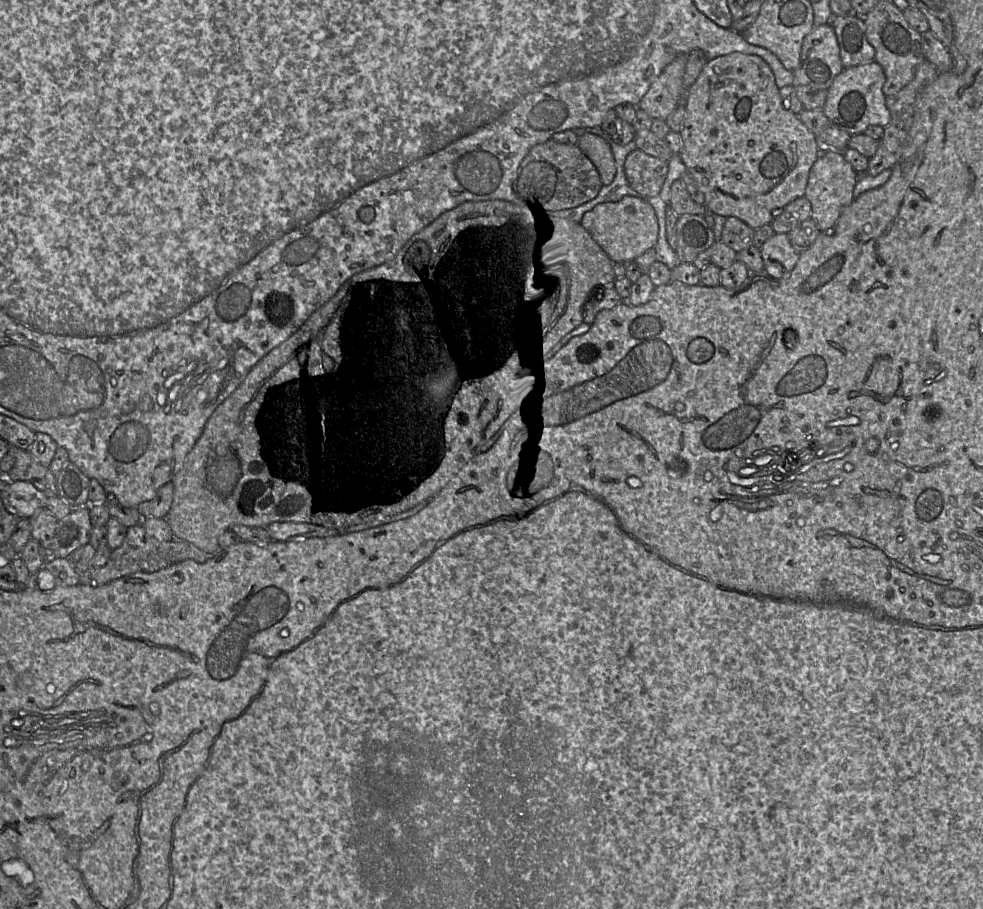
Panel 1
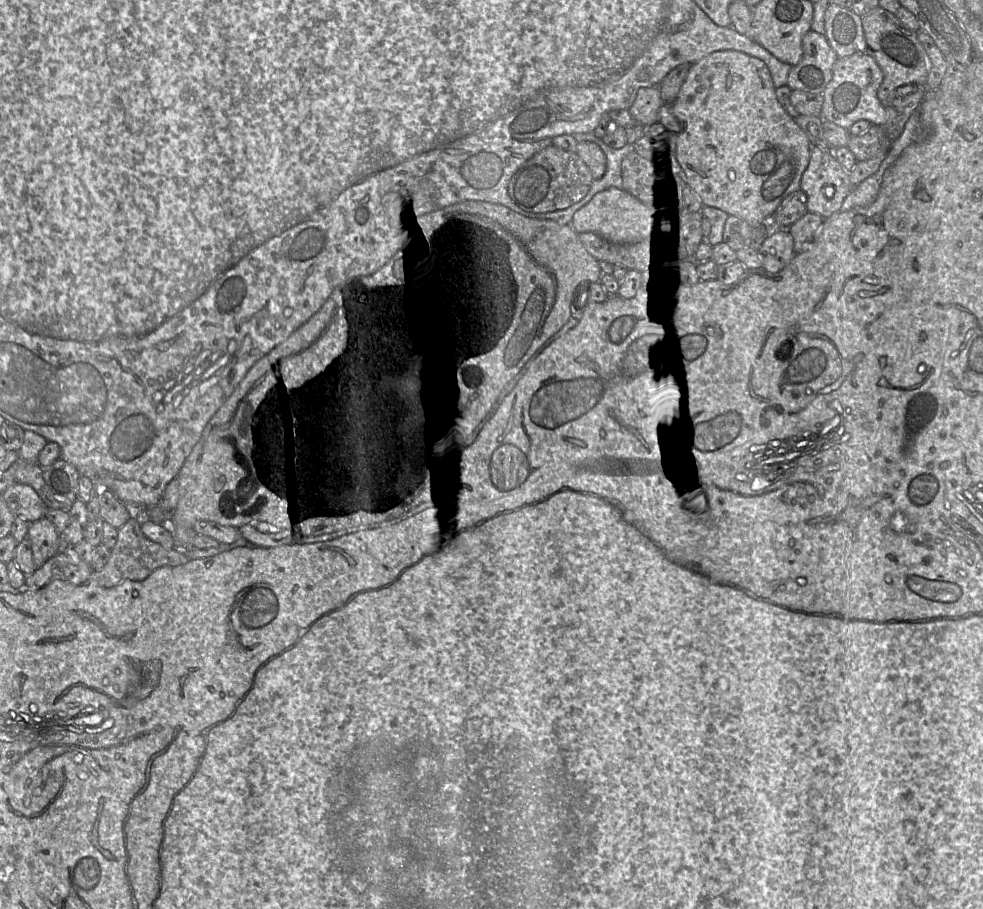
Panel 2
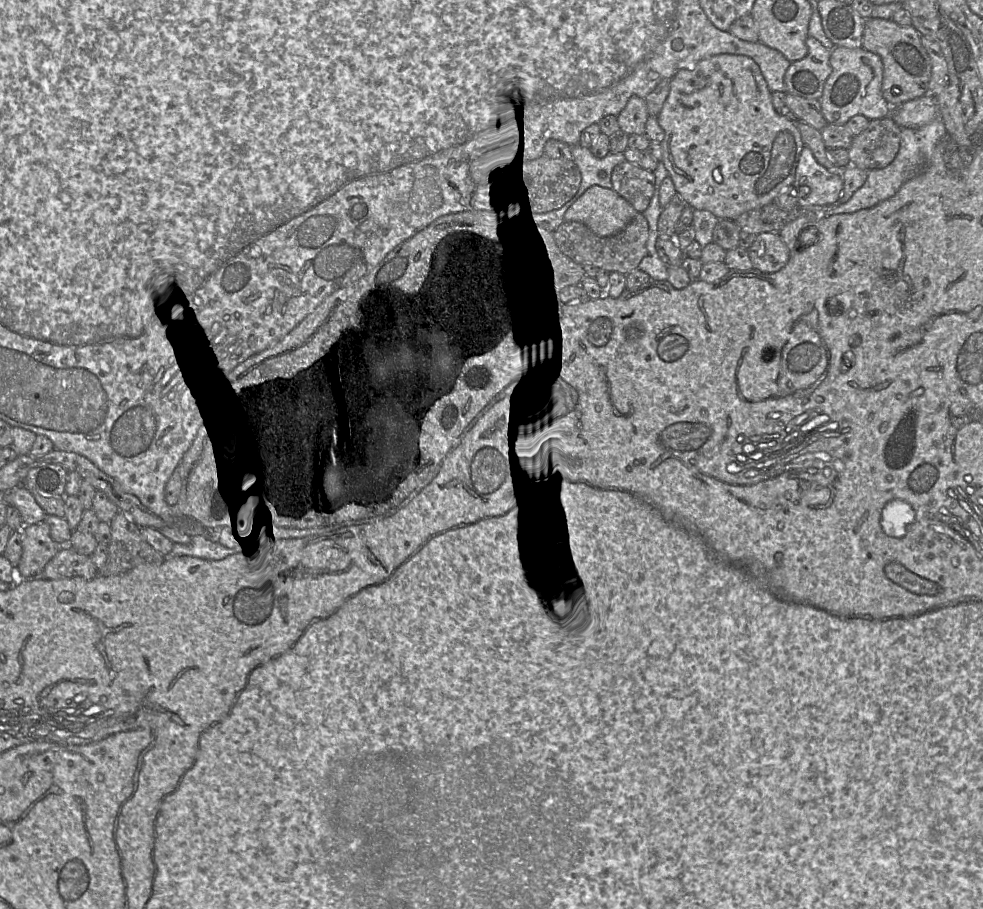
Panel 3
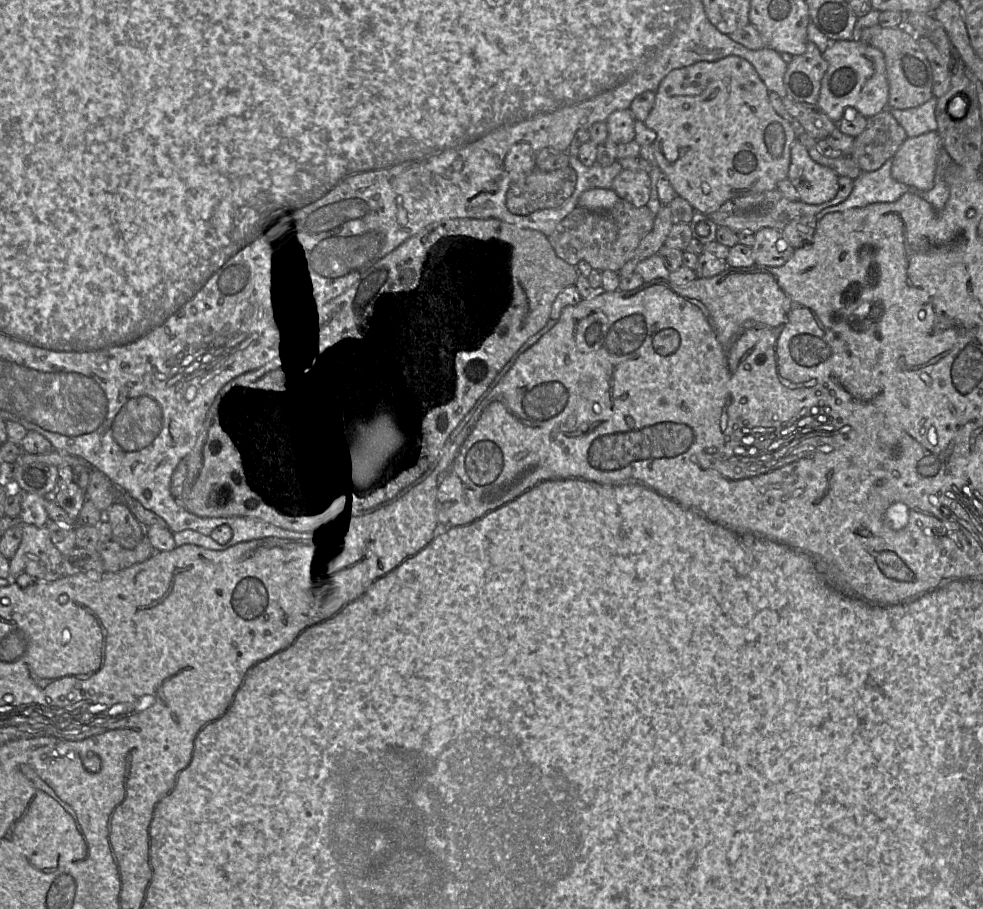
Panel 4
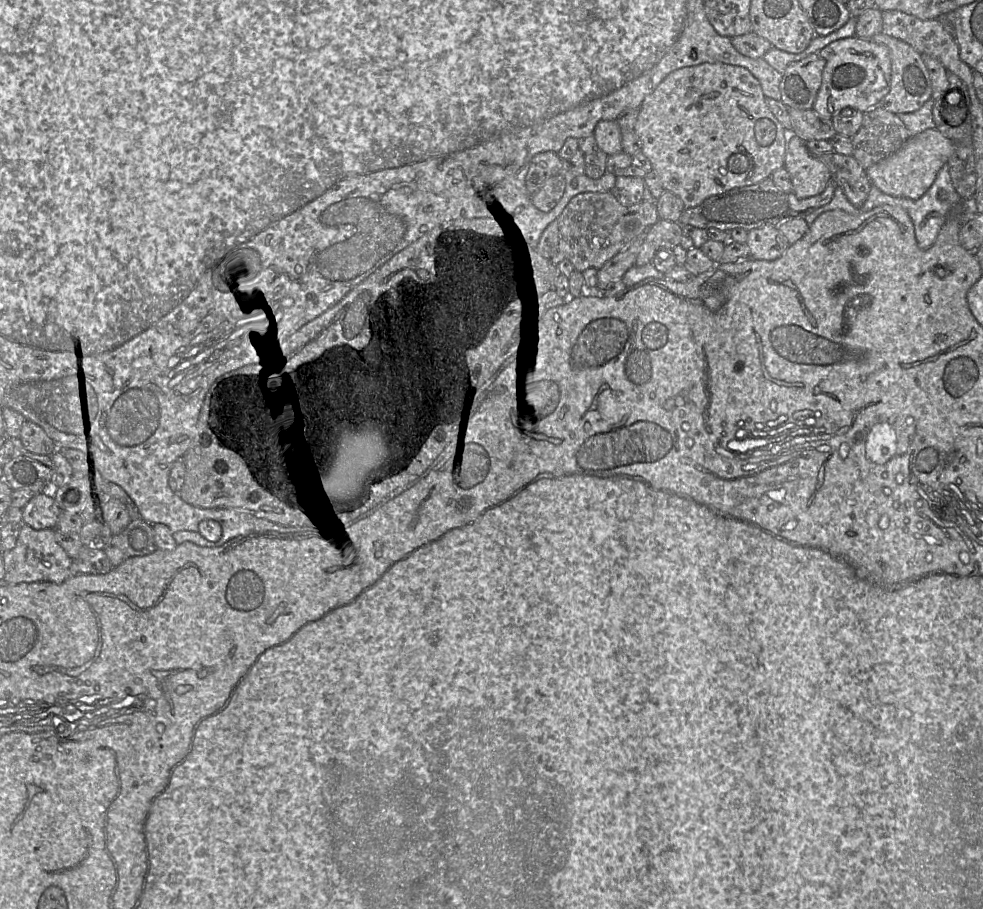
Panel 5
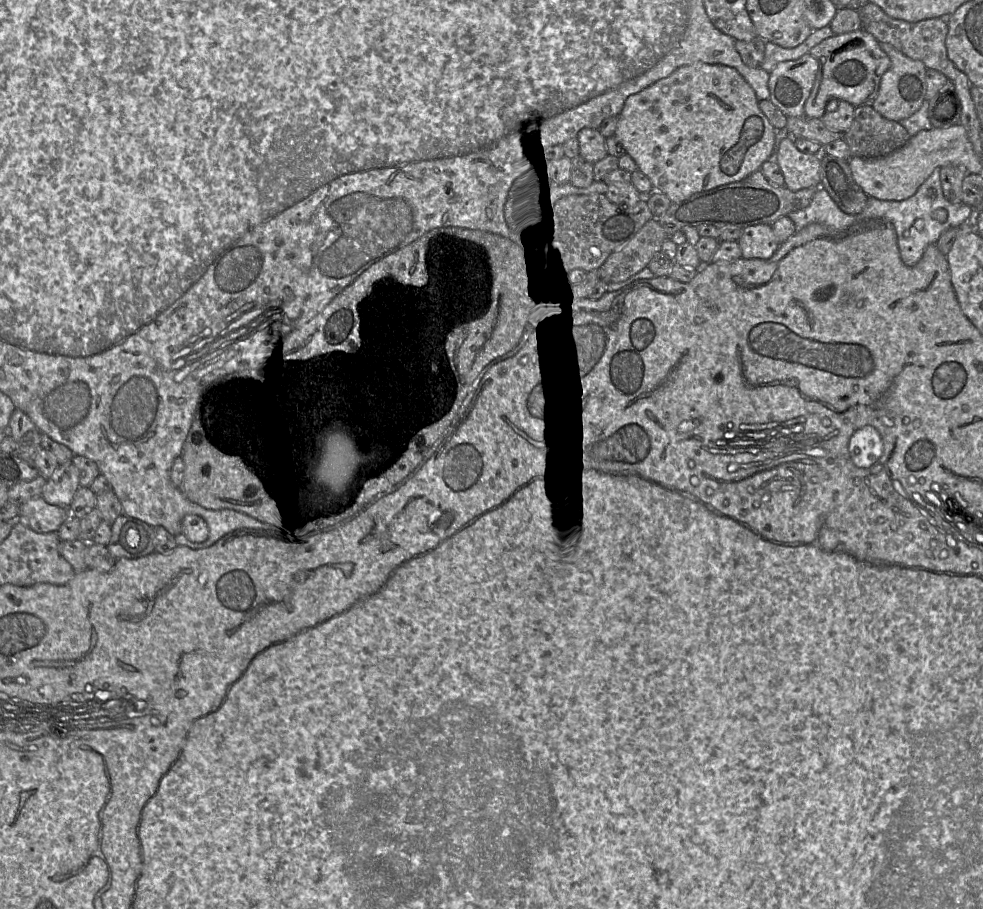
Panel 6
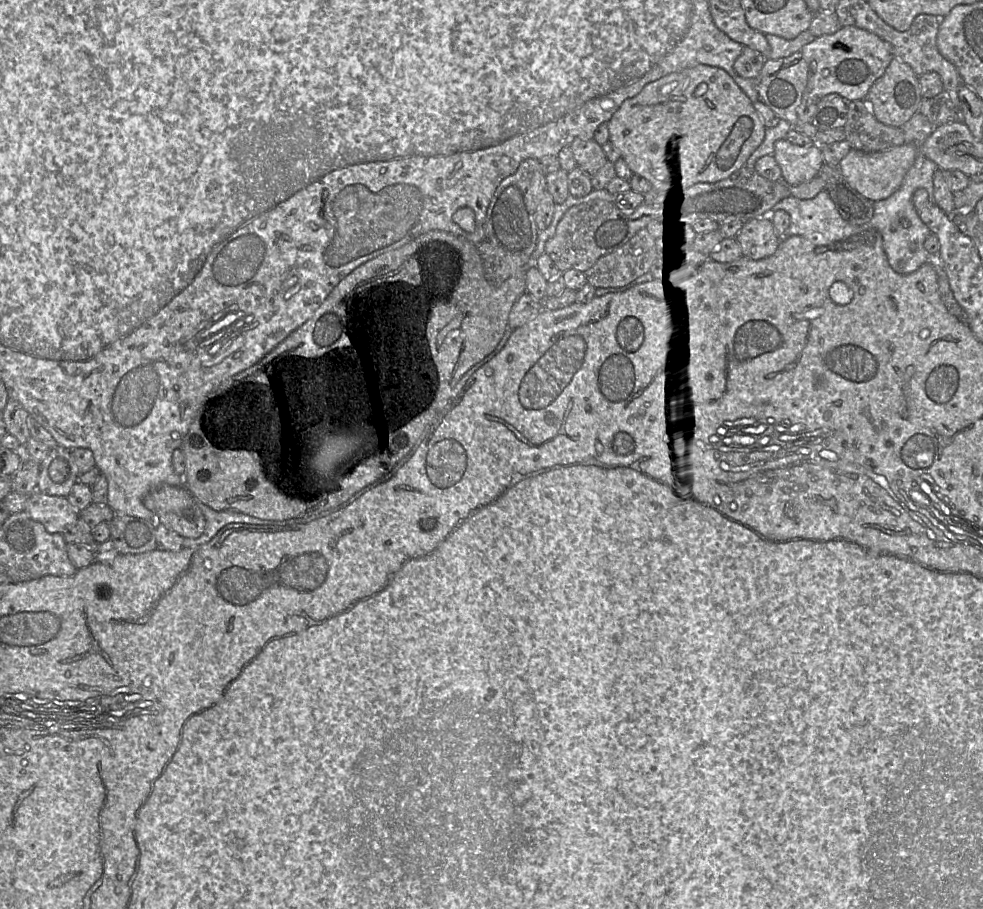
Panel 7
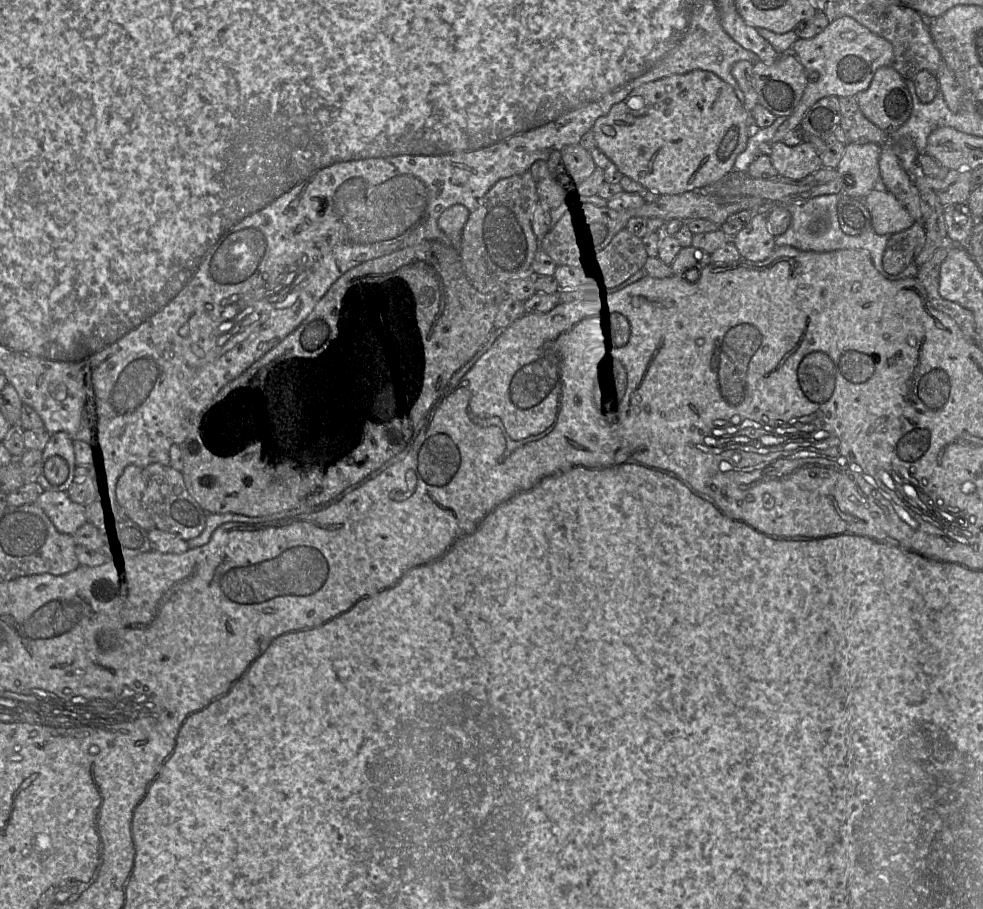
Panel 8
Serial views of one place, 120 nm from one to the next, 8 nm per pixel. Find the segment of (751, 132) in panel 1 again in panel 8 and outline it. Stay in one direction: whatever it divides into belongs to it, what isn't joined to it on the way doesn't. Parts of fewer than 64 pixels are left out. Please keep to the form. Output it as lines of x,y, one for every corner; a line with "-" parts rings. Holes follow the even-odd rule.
696,69
636,87
598,118
591,131
596,147
624,176
654,193
675,195
700,190
730,173
737,156
746,148
752,129
750,111
746,110
733,88
716,74

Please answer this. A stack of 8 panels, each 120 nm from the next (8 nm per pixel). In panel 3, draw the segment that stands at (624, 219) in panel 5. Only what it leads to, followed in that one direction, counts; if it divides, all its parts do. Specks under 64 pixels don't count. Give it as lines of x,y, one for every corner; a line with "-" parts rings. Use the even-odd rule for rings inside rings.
637,213
622,231
608,237
595,235
582,223
566,221
547,233
548,240
572,261
578,264
592,265
602,271
627,275
638,268
646,254
649,225
643,214

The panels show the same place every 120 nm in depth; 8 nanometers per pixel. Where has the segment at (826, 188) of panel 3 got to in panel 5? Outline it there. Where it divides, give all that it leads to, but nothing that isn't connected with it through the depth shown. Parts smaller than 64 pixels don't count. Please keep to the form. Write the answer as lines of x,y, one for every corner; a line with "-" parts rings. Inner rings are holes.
790,134
785,147
784,168
792,181
792,193
799,199
822,193
831,181
828,168
810,153
805,142

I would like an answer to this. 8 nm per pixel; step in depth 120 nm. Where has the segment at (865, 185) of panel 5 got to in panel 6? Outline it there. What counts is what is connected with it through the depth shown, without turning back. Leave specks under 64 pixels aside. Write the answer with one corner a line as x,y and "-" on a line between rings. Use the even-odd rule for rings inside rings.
828,154
820,155
820,187
825,189
838,207
850,215
860,214
869,196
862,190
853,178
848,160
840,159

